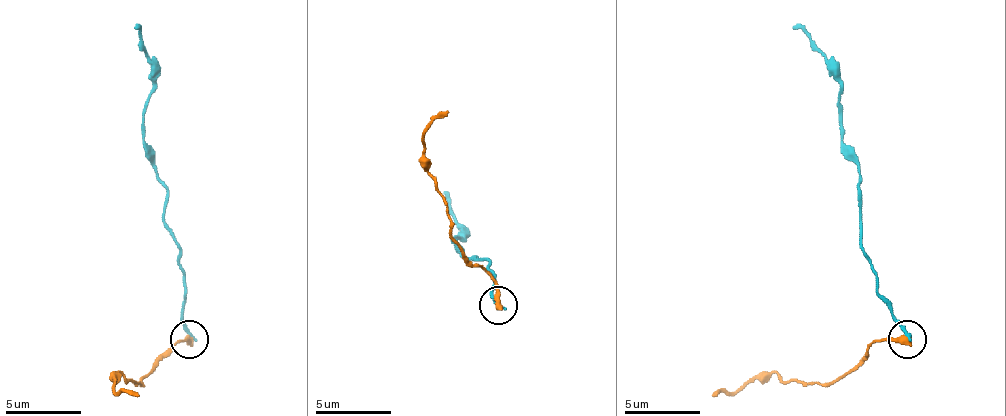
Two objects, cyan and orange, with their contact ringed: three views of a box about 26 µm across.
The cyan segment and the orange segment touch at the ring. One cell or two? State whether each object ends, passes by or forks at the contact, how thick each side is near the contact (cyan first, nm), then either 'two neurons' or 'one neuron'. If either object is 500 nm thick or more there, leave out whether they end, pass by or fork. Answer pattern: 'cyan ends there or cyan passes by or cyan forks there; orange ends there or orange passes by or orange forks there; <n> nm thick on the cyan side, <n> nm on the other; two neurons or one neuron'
cyan ends there; orange ends there; 240 nm thick on the cyan side, 460 nm on the other; two neurons

